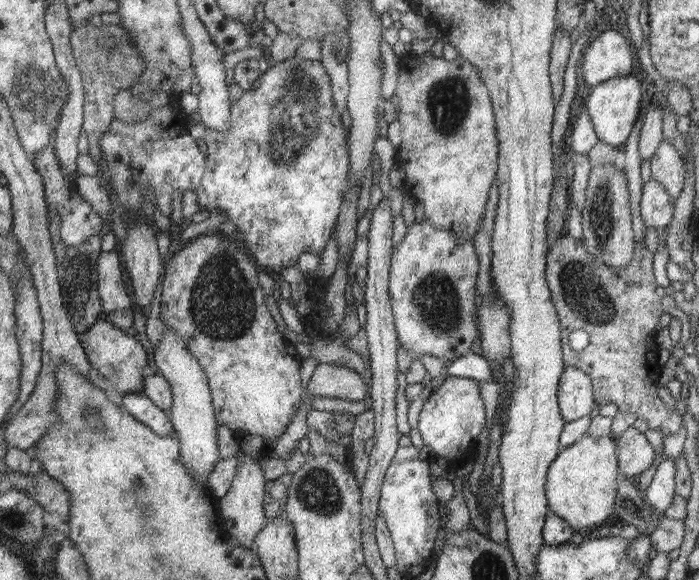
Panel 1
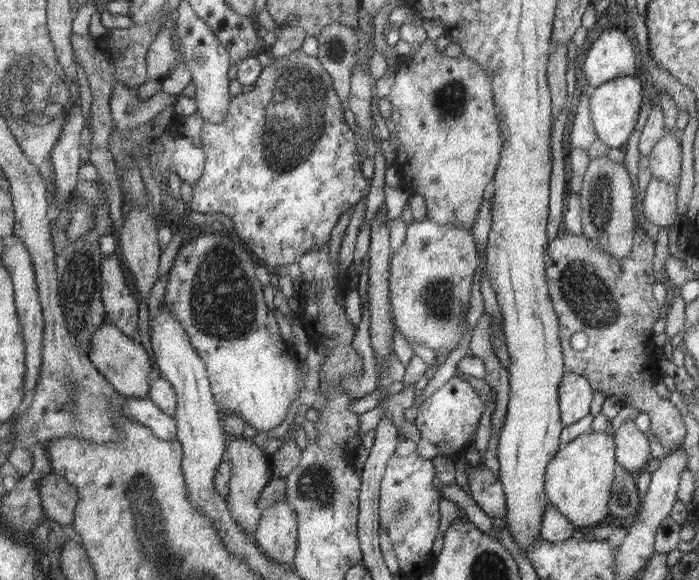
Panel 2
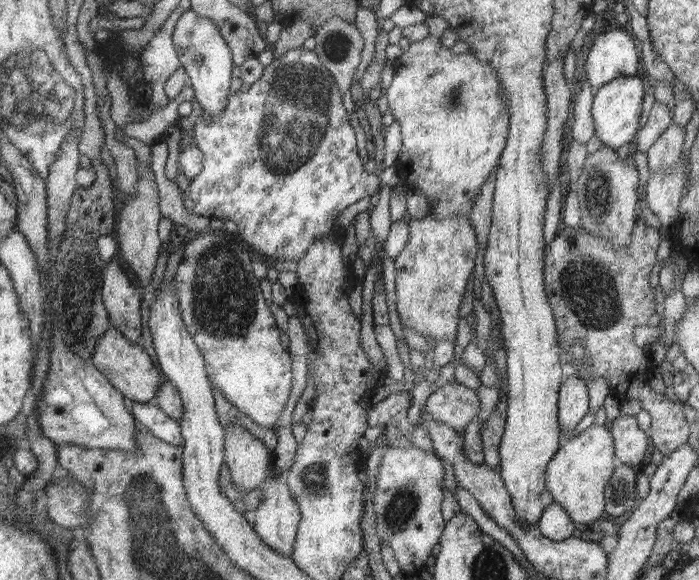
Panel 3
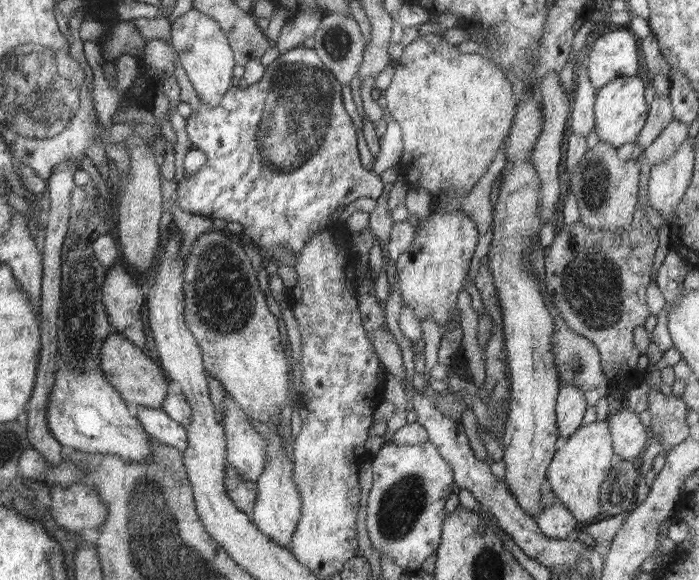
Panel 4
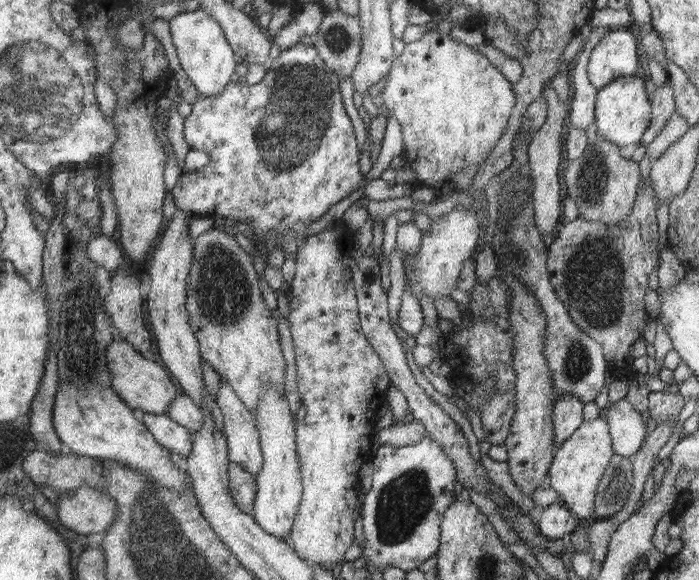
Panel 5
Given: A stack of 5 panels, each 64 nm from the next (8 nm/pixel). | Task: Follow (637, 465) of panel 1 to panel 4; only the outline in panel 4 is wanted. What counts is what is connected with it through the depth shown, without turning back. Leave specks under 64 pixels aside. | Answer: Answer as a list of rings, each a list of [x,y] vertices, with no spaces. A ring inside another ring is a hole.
[[[621,404],[614,414],[609,415],[607,421],[615,438],[615,451],[618,458],[634,464],[638,454],[644,452],[648,444],[648,432],[640,424],[638,414]]]

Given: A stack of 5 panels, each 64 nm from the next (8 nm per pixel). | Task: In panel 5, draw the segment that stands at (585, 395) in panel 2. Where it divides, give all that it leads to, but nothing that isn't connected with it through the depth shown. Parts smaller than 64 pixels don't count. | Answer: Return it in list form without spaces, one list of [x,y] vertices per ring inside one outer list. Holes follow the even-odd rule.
[[[568,392],[562,394],[555,400],[554,426],[556,432],[556,444],[558,447],[575,434],[584,421],[584,410],[586,404],[580,396]]]

